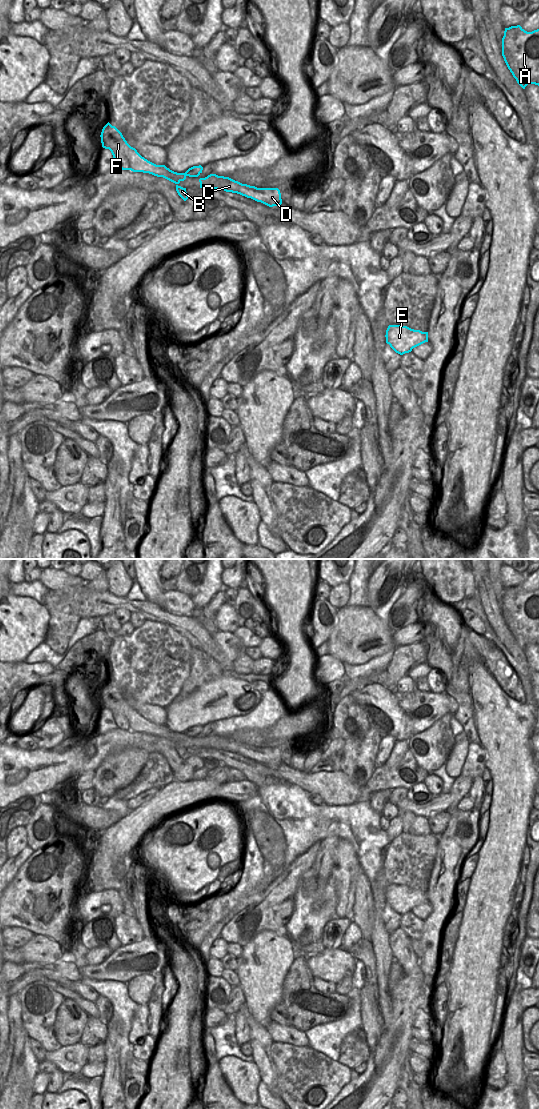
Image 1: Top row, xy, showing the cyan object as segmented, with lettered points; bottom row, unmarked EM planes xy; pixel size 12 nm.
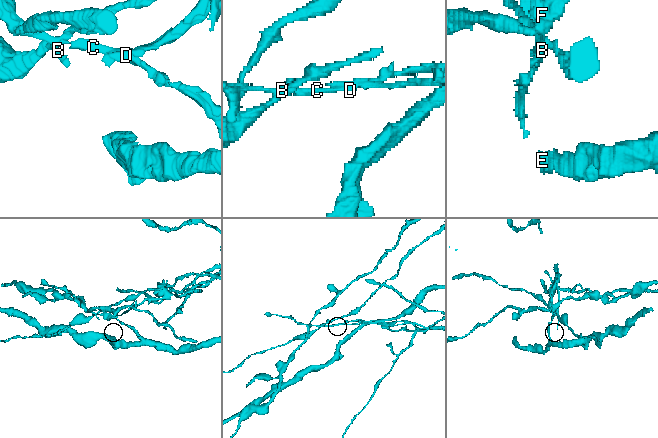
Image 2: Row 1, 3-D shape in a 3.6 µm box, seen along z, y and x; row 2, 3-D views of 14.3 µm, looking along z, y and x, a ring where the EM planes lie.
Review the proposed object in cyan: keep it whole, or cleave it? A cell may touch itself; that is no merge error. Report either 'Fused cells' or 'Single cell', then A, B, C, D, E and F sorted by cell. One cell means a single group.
Fused cells. Groups: A C D E F / B.

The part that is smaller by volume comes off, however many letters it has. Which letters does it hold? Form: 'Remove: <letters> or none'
Remove: B

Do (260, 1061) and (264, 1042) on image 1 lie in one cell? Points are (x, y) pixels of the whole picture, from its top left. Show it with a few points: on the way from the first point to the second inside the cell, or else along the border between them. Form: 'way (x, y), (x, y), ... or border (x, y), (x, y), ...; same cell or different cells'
way (262, 1056), (262, 1047); same cell

